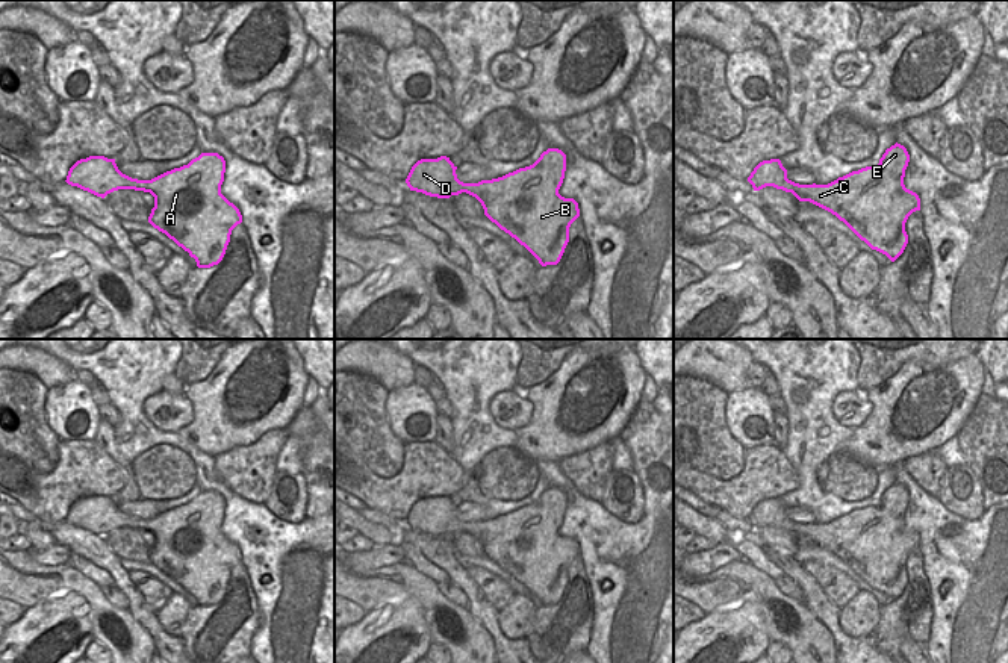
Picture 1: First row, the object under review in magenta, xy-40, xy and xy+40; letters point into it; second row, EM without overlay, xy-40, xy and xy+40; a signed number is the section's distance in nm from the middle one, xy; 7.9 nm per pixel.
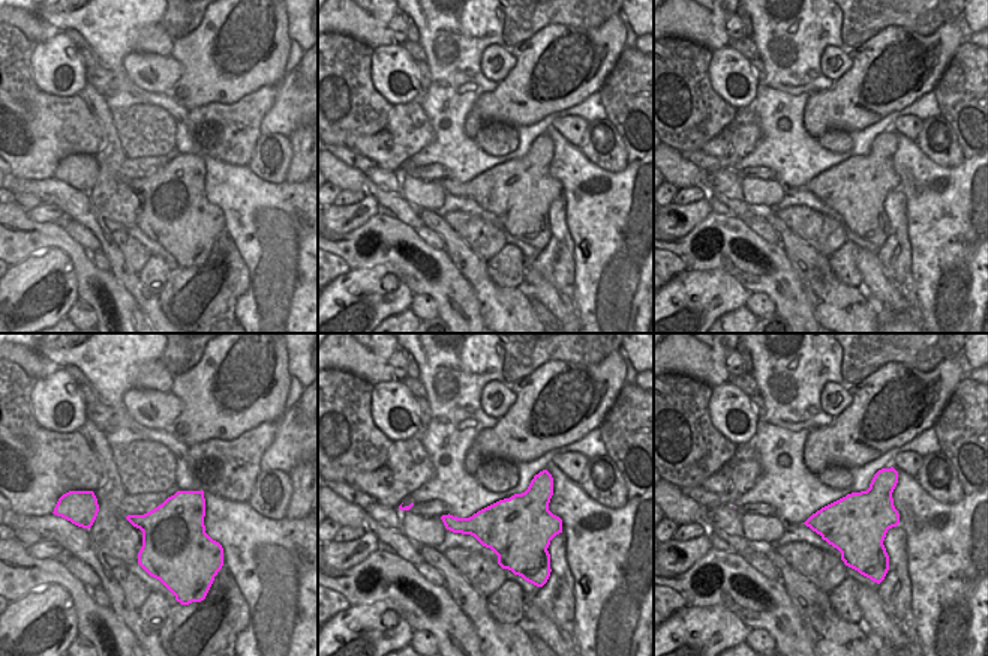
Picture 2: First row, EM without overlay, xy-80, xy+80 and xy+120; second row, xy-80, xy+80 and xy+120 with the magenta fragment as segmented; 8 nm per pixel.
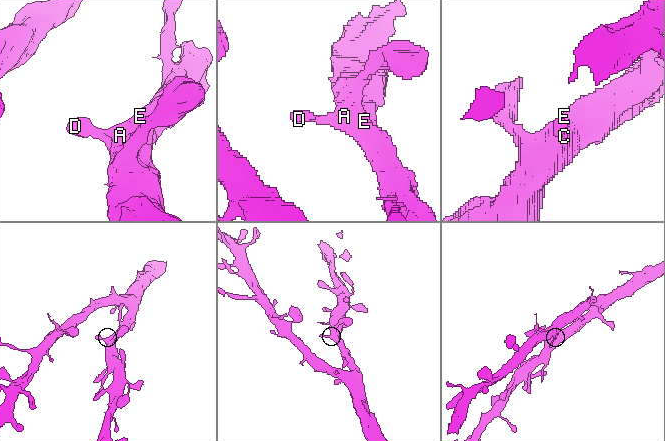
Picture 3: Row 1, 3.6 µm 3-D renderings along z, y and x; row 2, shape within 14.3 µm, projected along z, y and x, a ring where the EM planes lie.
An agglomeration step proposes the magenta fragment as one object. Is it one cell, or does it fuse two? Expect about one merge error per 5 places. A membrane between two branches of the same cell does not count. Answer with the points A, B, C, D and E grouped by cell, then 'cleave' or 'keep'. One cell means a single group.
A B C D E | keep

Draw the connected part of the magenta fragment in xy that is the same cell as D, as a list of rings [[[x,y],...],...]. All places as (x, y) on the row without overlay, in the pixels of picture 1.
[[[548,487],[533,504],[478,522],[460,521],[456,509],[457,506],[446,495],[421,498],[412,506],[406,522],[410,530],[437,537],[450,537],[462,531],[475,536],[484,554],[524,584],[542,605],[560,601],[569,581],[569,566],[580,556],[578,542],[558,533],[566,510],[566,493],[562,489]]]

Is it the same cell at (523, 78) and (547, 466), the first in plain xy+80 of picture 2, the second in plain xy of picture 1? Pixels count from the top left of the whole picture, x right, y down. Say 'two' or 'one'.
two

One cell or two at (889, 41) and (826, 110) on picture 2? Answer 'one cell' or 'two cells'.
one cell

